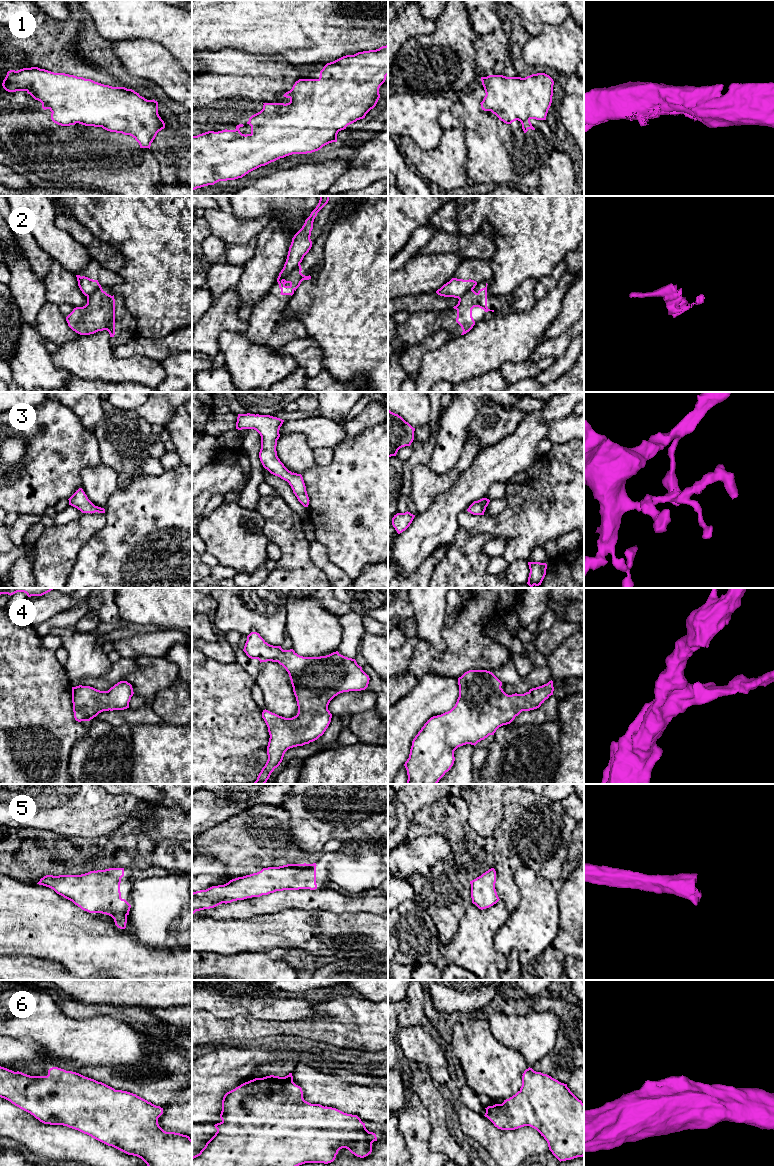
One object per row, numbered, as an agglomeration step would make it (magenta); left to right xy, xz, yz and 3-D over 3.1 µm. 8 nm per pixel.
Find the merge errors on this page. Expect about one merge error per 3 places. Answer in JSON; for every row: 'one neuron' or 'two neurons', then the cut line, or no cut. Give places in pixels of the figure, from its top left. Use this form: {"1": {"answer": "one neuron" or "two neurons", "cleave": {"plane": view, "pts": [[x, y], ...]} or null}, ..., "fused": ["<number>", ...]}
{"1": {"answer": "two neurons", "cleave": {"plane": "xy", "pts": [[52, 111], [67, 108], [84, 112], [89, 123], [99, 126]]}}, "2": {"answer": "two neurons", "cleave": {"plane": "xz", "pts": [[299, 263], [278, 282]]}}, "3": {"answer": "one neuron", "cleave": null}, "4": {"answer": "one neuron", "cleave": null}, "5": {"answer": "one neuron", "cleave": null}, "6": {"answer": "one neuron", "cleave": null}, "fused": ["1", "2"]}

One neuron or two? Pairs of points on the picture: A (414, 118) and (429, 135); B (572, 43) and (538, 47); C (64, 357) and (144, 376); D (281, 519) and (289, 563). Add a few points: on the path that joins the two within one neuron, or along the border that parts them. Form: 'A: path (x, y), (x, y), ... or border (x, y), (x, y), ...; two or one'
A: path (418, 122), (426, 131); one
B: path (564, 46), (546, 47); one
C: path (84, 359), (93, 359), (111, 369), (124, 369); one
D: path (285, 530), (289, 536), (289, 552); one

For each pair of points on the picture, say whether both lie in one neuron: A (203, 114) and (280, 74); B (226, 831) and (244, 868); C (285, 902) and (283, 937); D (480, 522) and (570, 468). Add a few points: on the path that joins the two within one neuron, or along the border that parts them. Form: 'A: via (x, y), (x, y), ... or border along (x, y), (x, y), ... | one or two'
A: via (222, 115), (230, 115), (261, 84) | one
B: via (232, 840), (239, 847), (239, 859) | one
C: border along (307, 909), (286, 909), (261, 914) | two
D: via (502, 522), (516, 522), (548, 490) | one

